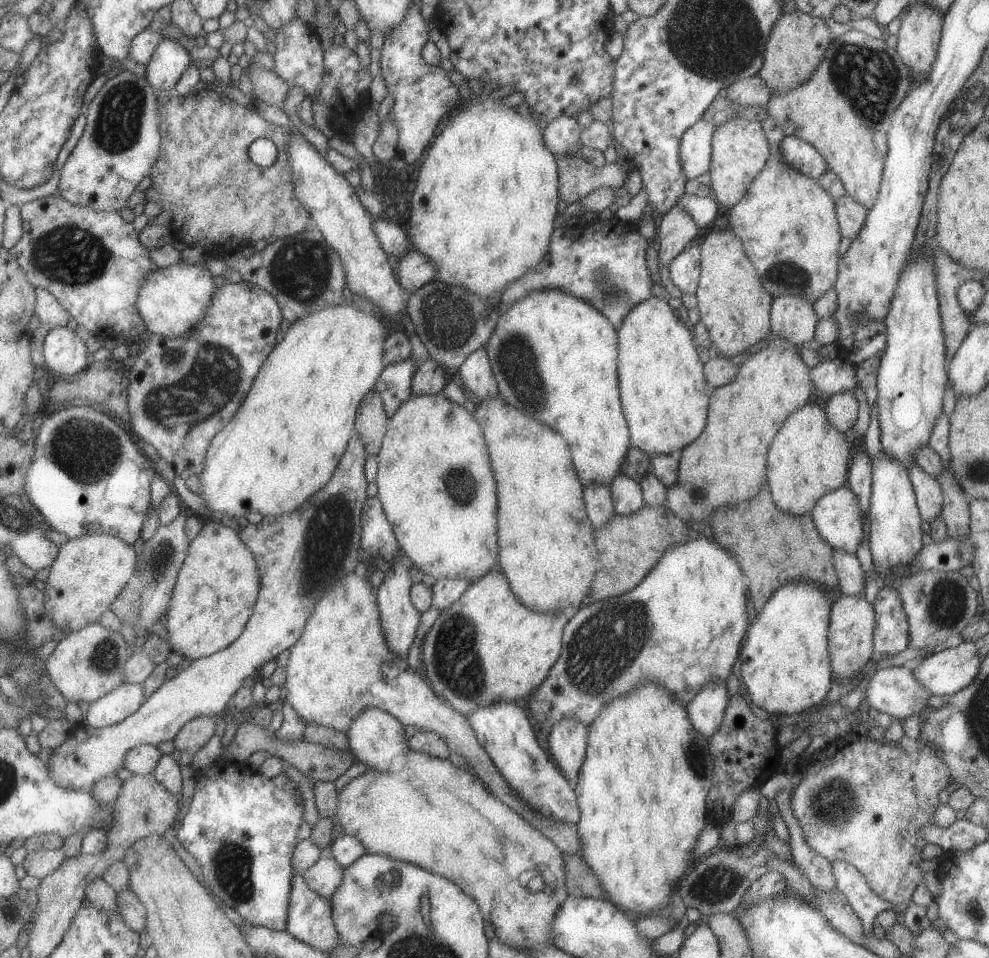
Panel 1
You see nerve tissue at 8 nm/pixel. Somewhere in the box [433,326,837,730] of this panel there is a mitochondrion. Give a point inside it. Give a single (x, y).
(603, 647)

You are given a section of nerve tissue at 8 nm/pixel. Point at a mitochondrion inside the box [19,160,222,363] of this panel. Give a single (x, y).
(70, 255)

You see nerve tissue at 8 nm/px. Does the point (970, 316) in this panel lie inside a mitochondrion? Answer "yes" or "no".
no

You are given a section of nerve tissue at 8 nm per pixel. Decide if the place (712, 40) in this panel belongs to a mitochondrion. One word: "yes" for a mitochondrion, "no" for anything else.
yes

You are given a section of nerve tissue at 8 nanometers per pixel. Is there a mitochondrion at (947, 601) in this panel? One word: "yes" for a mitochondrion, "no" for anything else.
yes

